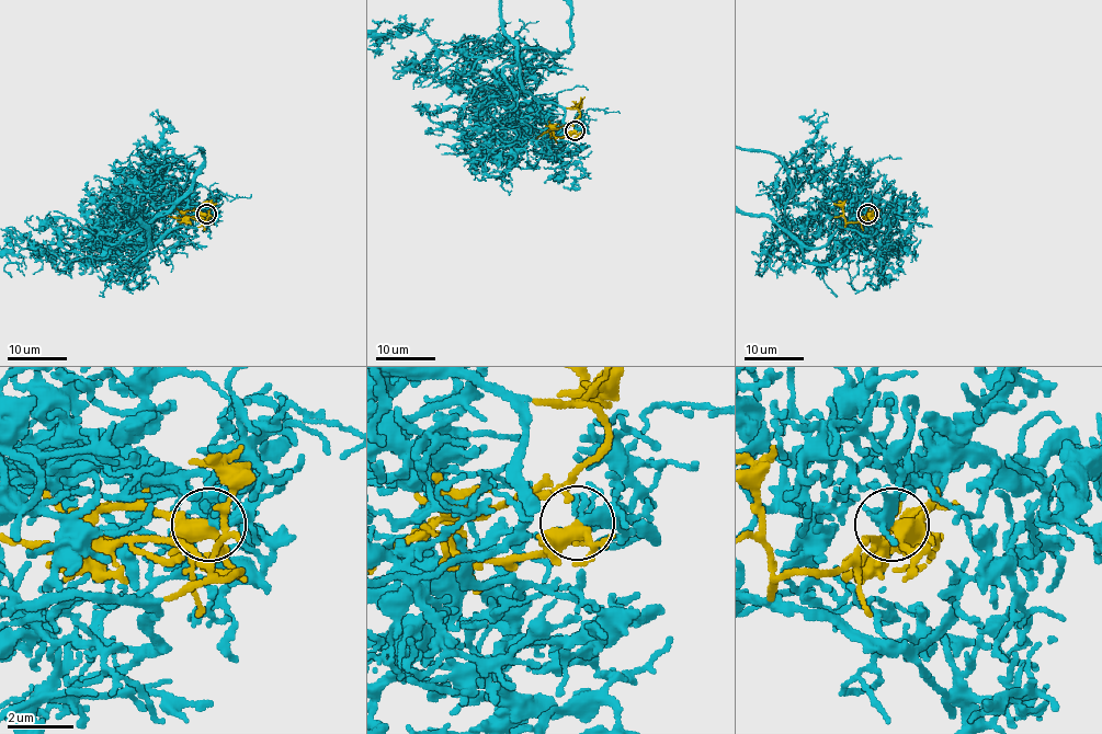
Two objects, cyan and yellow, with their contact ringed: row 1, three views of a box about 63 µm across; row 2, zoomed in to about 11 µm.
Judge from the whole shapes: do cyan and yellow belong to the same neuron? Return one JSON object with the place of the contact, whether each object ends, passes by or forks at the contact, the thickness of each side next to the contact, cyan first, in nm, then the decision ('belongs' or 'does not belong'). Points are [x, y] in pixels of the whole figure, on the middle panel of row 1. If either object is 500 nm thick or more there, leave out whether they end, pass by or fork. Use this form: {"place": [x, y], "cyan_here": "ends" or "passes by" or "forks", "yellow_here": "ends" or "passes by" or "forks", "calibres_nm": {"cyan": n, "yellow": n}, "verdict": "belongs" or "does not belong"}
{"place": [575, 130], "cyan_here": "ends", "yellow_here": "forks", "calibres_nm": {"cyan": 260, "yellow": 320}, "verdict": "belongs"}

